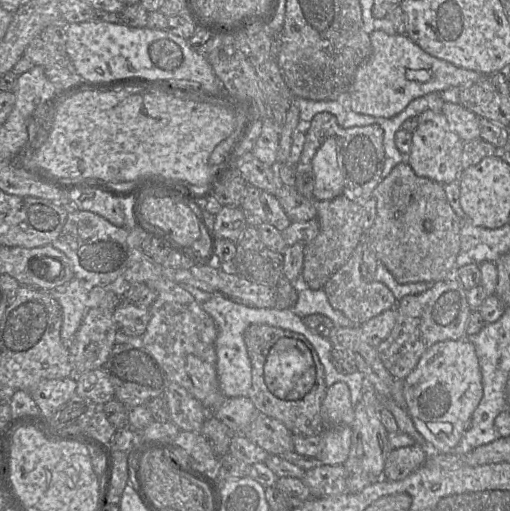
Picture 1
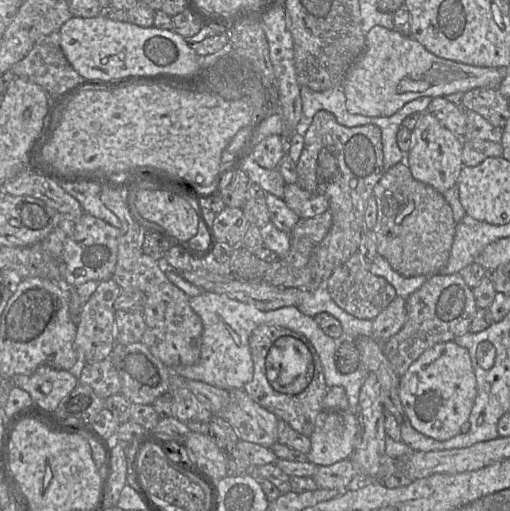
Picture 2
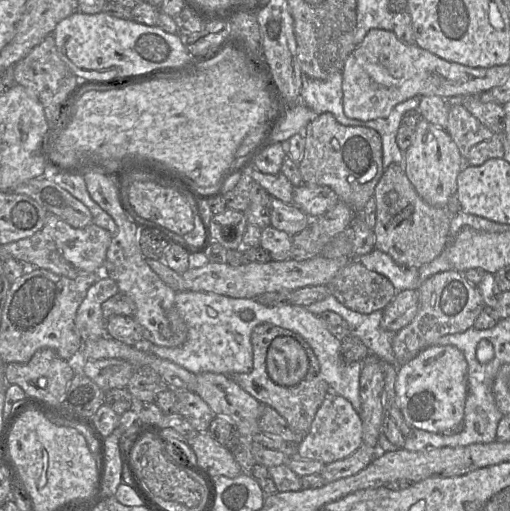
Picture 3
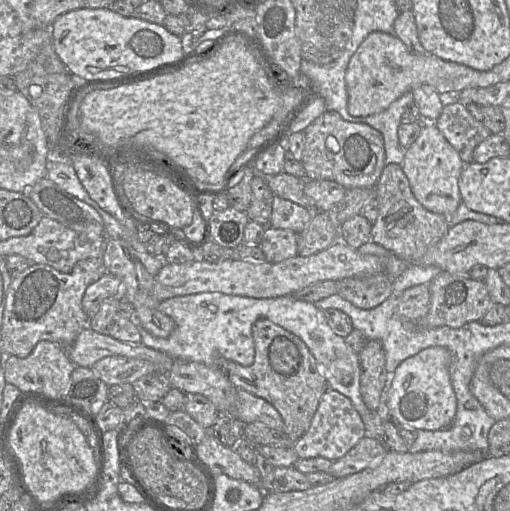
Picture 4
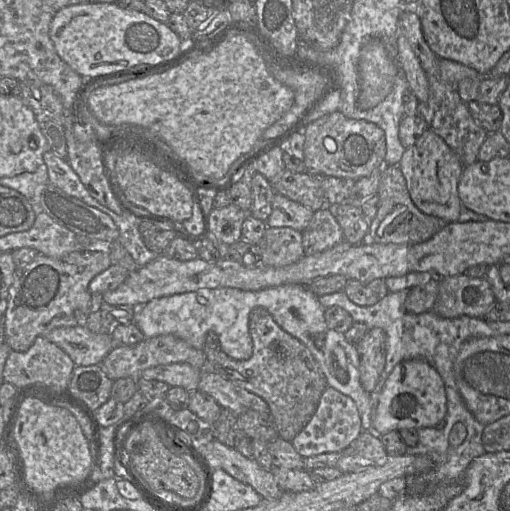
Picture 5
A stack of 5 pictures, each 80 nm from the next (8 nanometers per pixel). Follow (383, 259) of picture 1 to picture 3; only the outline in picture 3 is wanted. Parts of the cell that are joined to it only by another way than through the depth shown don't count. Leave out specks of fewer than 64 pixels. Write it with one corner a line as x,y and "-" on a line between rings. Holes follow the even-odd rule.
391,164
384,170
373,197
376,202
375,248
391,256
397,264
418,269
437,258
449,244
452,216
445,207
429,205
418,195
403,164

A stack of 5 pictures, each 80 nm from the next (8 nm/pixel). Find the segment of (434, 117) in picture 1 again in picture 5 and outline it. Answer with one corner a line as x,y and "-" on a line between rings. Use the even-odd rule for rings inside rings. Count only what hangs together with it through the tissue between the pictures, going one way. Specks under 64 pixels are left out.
432,129
426,130
413,146
406,148
398,167
405,177
411,199
421,212
447,223
458,222
462,207
458,183
465,166
440,136

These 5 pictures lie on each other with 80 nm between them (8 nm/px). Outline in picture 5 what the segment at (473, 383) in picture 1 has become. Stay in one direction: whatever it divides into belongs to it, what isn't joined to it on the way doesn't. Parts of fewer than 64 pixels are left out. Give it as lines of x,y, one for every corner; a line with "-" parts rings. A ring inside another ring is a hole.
424,359
406,360
394,367
385,382
375,410
372,407
372,427
377,435
403,429
436,427
444,420
446,412
445,385
437,370

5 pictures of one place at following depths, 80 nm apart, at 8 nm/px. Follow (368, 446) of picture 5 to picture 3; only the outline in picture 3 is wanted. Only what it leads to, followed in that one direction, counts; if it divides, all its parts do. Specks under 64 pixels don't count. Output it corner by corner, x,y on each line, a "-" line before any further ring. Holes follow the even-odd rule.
362,444
348,457
326,464
320,474
327,483
353,476
366,468
378,452
377,448

